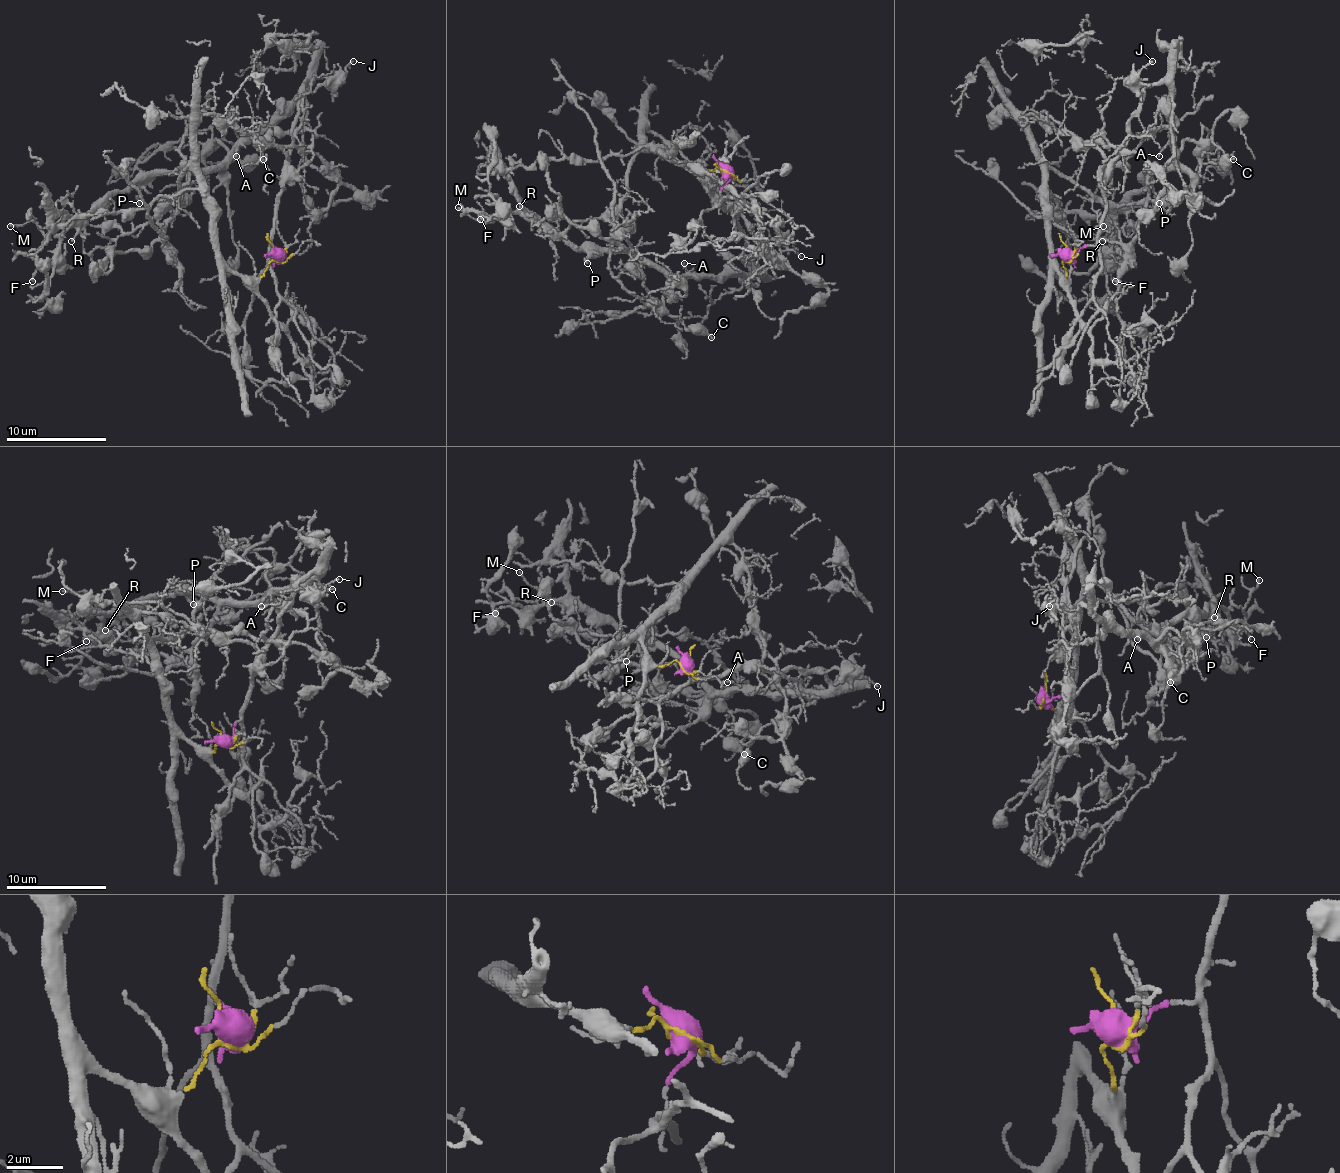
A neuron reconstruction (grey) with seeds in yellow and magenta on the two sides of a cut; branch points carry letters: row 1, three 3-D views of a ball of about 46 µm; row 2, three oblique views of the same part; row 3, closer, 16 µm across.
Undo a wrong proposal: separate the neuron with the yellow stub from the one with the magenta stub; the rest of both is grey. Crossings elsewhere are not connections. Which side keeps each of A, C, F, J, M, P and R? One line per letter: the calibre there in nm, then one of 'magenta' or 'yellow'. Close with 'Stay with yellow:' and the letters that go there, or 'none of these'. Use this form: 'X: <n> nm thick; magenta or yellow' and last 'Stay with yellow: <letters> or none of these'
A: 180 nm thick; magenta
C: 320 nm thick; magenta
F: 150 nm thick; magenta
J: 130 nm thick; magenta
M: 110 nm thick; magenta
P: 190 nm thick; magenta
R: 120 nm thick; magenta
Stay with yellow: none of these

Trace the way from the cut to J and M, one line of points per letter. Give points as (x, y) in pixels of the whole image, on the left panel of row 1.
J: (273, 256), (281, 254), (271, 241), (281, 168), (291, 151), (299, 103), (306, 93), (339, 75), (354, 60)
M: (273, 256), (281, 254), (271, 241), (281, 168), (306, 83), (216, 166), (143, 173), (60, 234), (9, 226)

